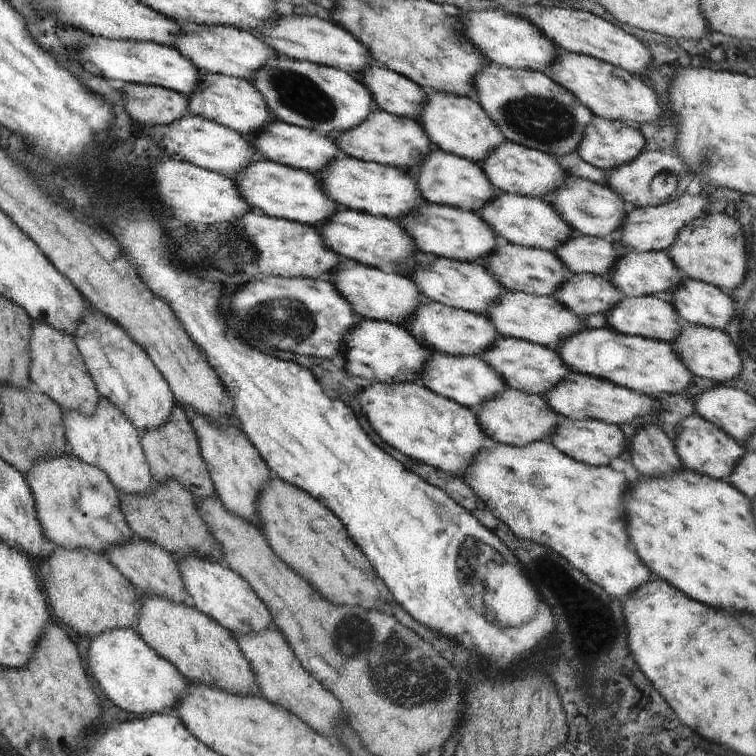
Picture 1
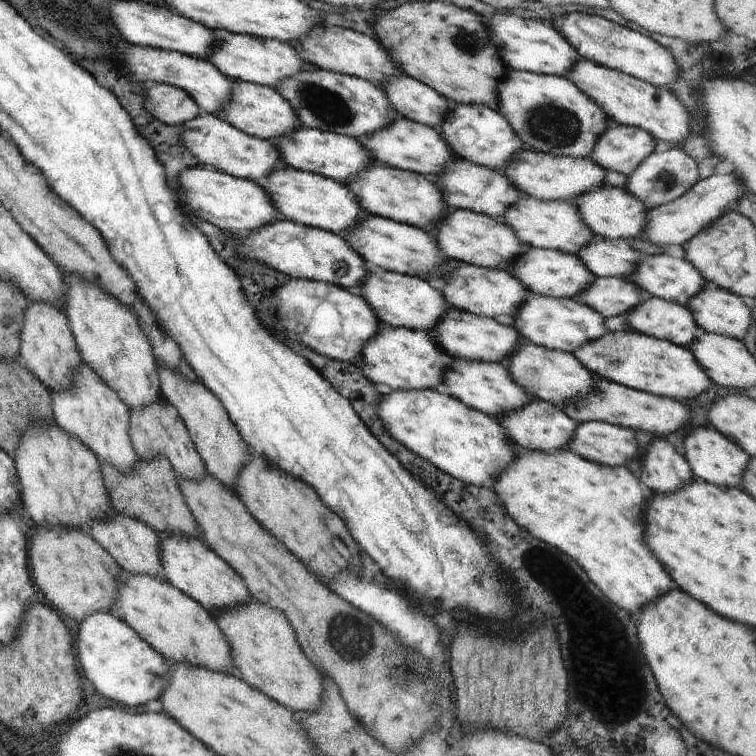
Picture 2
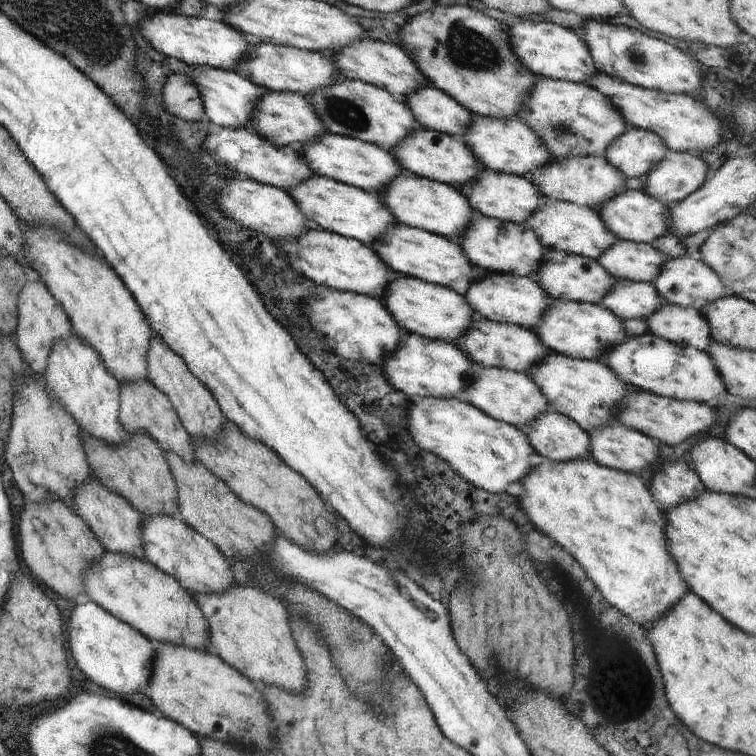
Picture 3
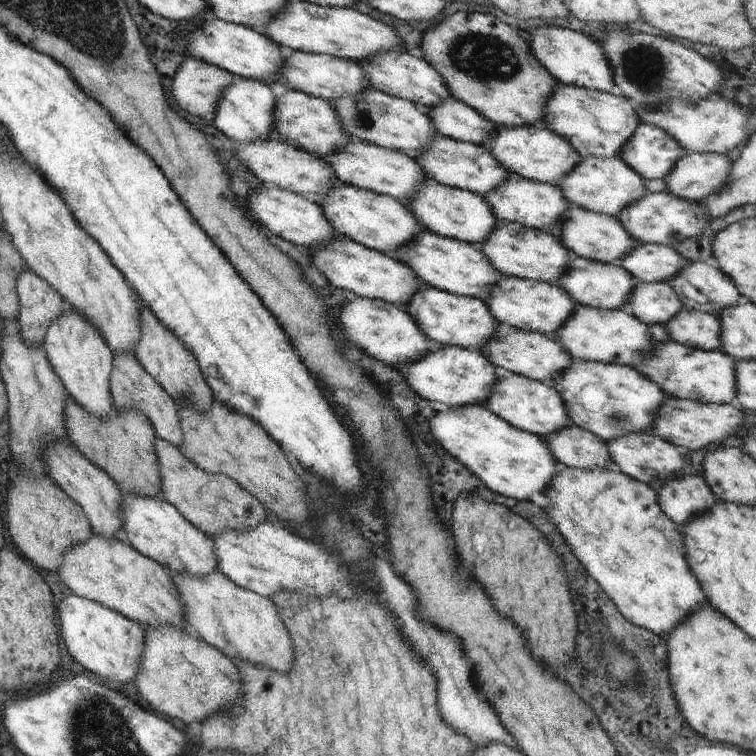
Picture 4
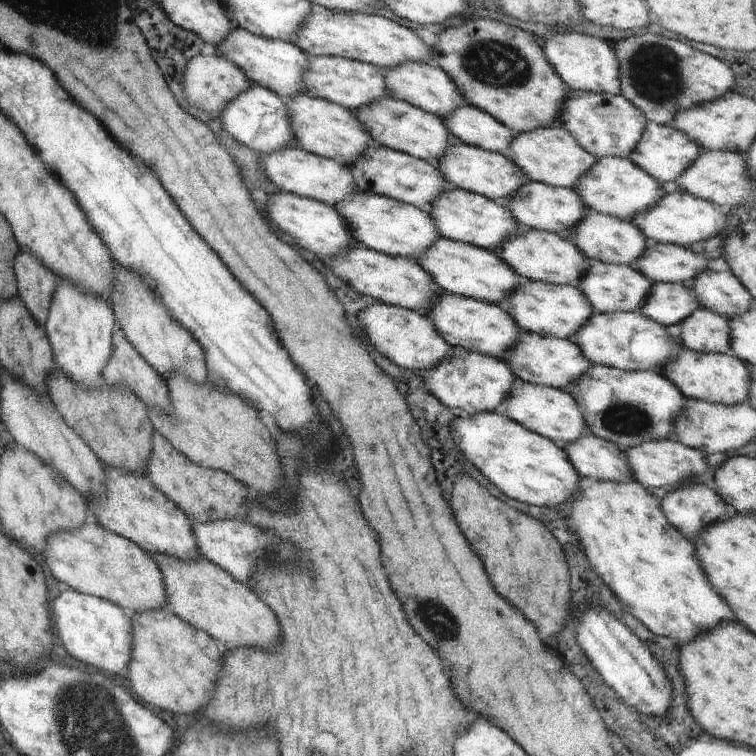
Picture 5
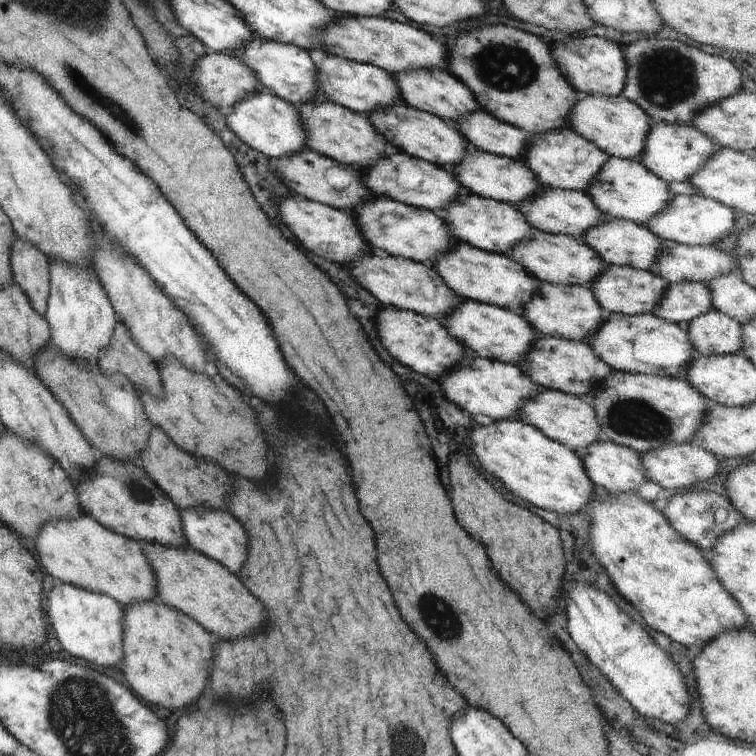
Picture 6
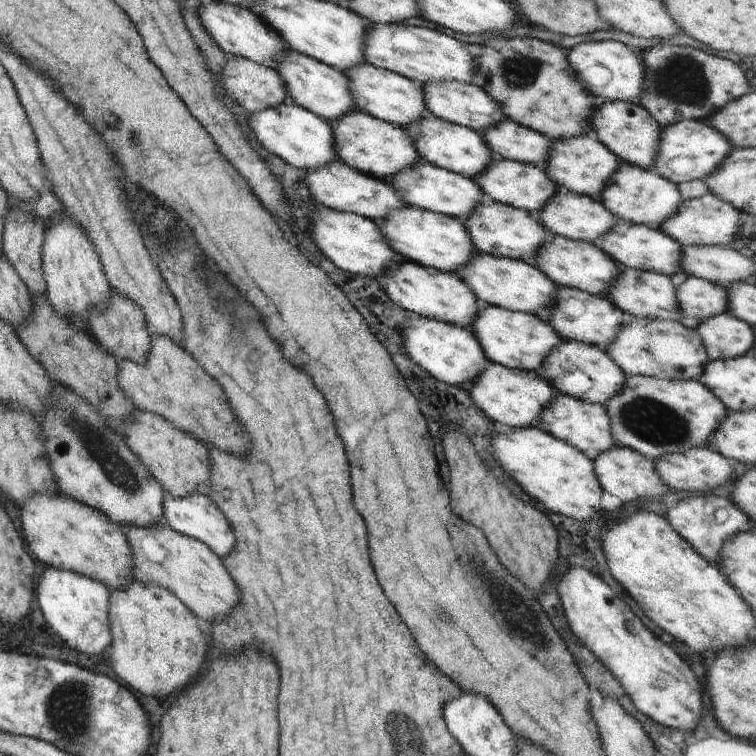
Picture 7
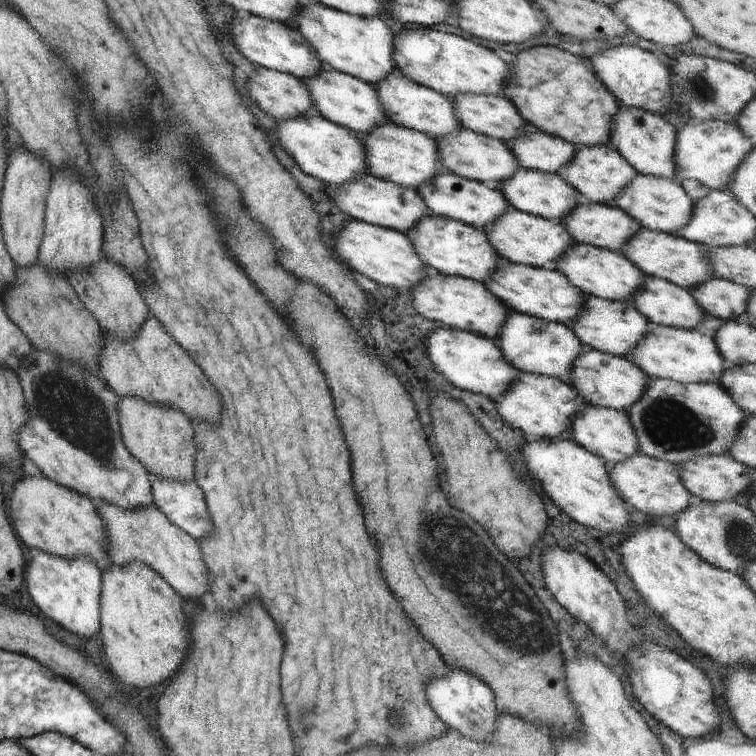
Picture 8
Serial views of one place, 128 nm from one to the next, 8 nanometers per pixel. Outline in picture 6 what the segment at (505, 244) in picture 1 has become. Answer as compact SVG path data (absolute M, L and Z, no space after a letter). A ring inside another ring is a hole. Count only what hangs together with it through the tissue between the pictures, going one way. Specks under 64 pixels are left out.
M607 265L605 271L593 282L594 298L605 314L641 315L652 312L668 288L669 282L650 270L643 271L629 266Z

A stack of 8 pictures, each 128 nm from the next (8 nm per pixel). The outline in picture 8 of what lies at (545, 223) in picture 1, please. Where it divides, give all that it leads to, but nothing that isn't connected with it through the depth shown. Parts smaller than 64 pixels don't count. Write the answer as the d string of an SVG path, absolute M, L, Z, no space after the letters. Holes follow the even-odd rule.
M640 227L621 248L622 254L632 263L635 264L644 275L652 275L668 282L677 284L685 289L691 289L700 281L706 281L713 276L709 257L707 256L708 246L704 246L695 242L690 242L681 236L674 236L665 232L650 230L646 227Z

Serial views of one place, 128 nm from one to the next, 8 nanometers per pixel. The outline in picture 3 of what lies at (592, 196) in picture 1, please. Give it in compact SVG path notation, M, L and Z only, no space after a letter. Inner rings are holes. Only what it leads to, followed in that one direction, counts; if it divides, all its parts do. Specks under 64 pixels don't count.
M626 189L622 194L614 196L612 200L608 200L608 204L604 202L597 209L601 220L604 222L606 229L616 238L624 241L633 241L634 243L652 243L655 238L666 236L670 233L670 210L666 204L662 204L660 200L652 198L648 192L644 190Z

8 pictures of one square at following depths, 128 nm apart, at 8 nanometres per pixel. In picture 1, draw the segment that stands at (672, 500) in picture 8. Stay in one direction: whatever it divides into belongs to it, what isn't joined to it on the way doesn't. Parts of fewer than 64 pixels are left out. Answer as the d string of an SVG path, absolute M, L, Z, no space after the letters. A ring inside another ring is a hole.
M508 386L504 387L499 394L486 399L476 409L477 413L474 412L481 429L490 442L521 447L534 441L548 440L556 428L558 414L544 400L544 397L528 394Z

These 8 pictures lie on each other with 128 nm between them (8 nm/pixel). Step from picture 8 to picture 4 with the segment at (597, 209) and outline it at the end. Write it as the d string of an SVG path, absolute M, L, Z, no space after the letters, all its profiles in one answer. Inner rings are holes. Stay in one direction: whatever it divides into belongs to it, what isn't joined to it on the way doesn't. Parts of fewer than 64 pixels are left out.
M510 176L508 180L504 180L504 184L488 192L485 198L499 221L517 222L524 227L547 231L552 224L562 222L562 216L568 208L568 200L558 186L518 178L518 176Z

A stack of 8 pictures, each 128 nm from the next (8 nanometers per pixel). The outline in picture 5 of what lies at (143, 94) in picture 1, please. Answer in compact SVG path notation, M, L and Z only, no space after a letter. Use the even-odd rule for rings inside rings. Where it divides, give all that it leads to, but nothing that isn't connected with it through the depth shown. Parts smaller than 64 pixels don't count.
M202 54L193 56L188 61L188 66L180 78L180 86L184 92L186 104L204 110L206 114L218 116L224 107L235 99L244 89L250 86L251 82L247 76L233 63L217 57L216 55L202 56Z

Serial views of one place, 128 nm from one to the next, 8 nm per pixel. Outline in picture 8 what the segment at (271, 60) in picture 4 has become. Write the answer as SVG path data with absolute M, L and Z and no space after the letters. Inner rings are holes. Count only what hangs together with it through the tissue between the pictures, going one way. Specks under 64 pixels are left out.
M326 66L317 75L301 81L308 89L313 111L318 112L330 122L353 131L360 138L369 136L372 128L389 120L371 83Z

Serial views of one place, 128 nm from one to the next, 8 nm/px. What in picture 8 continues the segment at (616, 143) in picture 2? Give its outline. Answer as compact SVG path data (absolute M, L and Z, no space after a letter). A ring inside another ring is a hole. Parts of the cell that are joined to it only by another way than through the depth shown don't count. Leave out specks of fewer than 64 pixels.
M716 119L687 121L678 127L676 133L673 152L675 178L678 182L685 178L699 180L711 190L729 190L727 186L732 173L752 147L752 141L738 128L736 123Z

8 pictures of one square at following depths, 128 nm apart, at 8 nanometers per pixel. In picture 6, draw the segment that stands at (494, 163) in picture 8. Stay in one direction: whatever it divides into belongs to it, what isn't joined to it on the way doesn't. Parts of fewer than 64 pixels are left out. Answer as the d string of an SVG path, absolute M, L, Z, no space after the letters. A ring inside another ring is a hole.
M398 102L387 109L371 112L368 118L389 146L439 167L446 166L446 164L456 166L470 146L470 142L456 125L452 125L443 118L429 112L412 108L406 102Z

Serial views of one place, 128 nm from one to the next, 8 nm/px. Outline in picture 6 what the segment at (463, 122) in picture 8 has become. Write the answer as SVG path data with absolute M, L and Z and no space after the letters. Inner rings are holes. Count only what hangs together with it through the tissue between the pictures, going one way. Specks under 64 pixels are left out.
M414 69L398 73L395 77L403 102L406 102L412 108L439 116L452 125L456 125L463 116L480 109L478 103L474 100L472 91L465 85L464 81L458 79L448 70Z

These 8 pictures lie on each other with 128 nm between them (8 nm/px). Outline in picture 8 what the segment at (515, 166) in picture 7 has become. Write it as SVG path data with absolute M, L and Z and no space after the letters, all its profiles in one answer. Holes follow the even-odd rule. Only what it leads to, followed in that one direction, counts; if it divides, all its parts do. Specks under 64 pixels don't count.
M520 166L508 180L500 182L499 190L507 200L509 207L559 222L572 210L573 206L582 201L575 188L572 188L560 175L525 169Z

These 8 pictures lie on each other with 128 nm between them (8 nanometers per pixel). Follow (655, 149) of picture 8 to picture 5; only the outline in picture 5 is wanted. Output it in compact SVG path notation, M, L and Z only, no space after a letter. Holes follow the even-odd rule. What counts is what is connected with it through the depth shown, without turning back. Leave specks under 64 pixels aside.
M567 90L568 95L559 112L558 125L564 127L576 142L596 158L620 157L628 159L640 140L647 120L643 112L621 94Z

